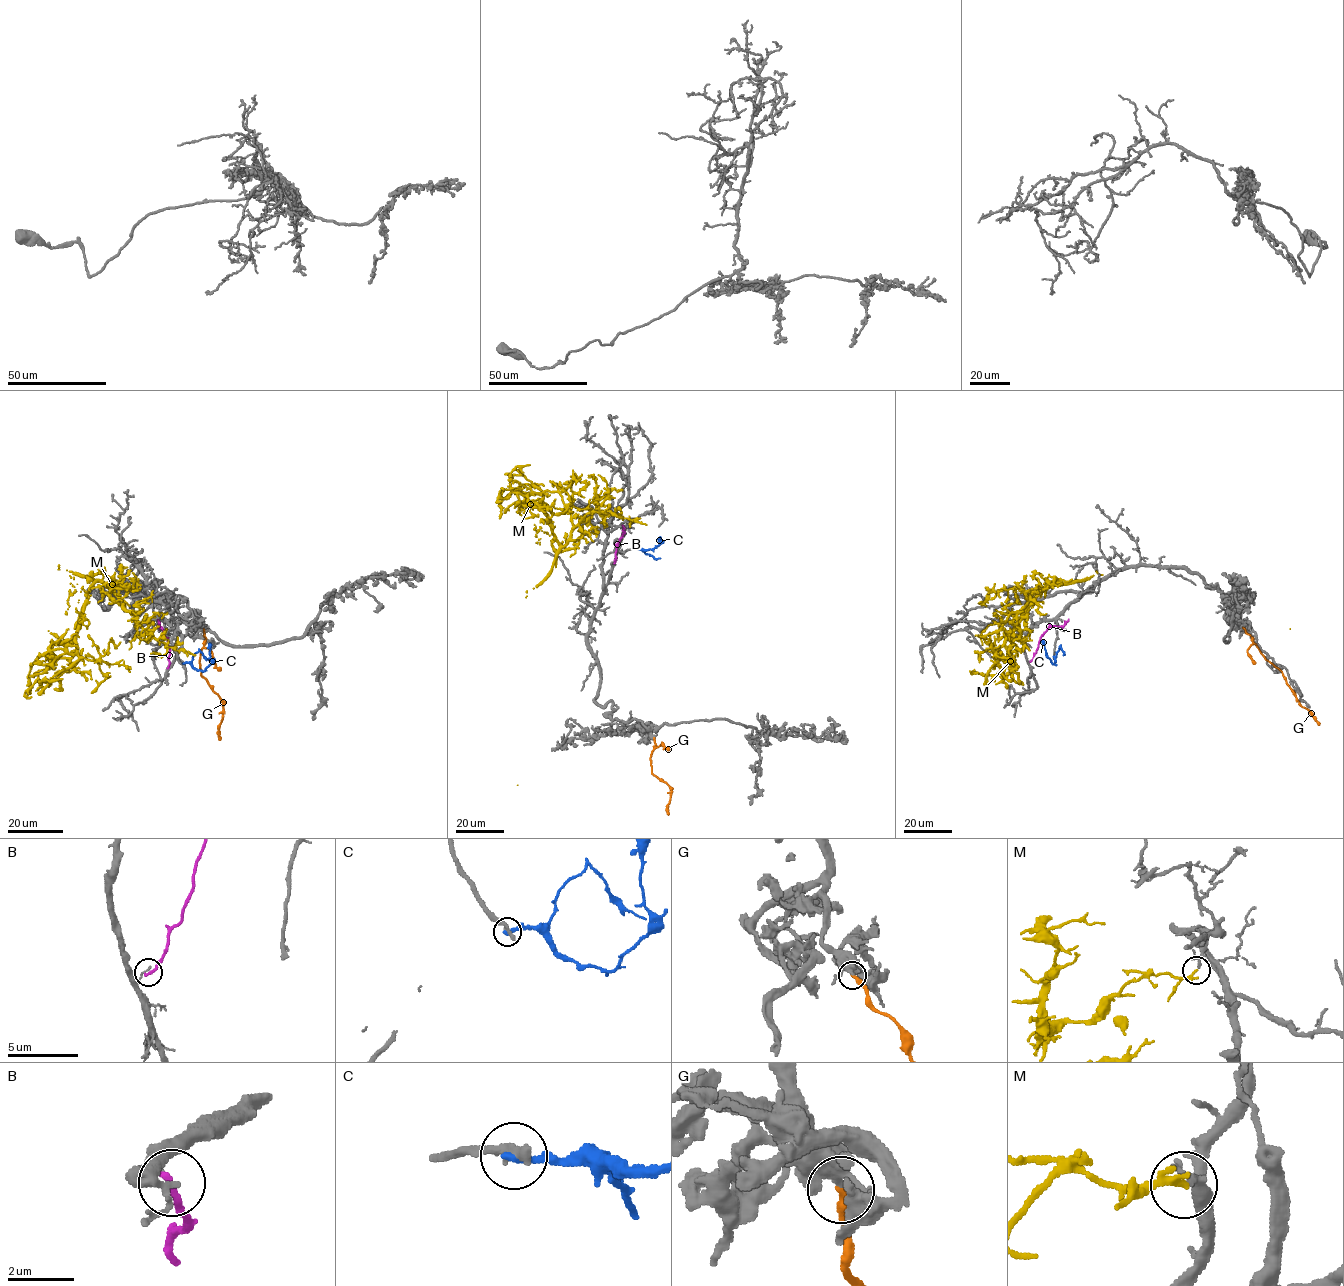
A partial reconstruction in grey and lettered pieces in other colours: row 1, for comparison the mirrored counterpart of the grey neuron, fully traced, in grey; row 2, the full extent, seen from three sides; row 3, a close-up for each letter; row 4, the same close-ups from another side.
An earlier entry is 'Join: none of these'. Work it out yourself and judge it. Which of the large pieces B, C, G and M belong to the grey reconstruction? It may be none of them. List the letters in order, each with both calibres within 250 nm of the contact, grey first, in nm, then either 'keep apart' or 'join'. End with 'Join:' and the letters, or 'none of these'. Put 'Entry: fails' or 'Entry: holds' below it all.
B: 140 nm thick on the grey side, 240 nm on the other; keep apart
C: 400 nm thick on the grey side, 280 nm on the other; keep apart
G: 320 nm thick on the grey side, 280 nm on the other; keep apart
M: 130 nm thick on the grey side, 190 nm on the other; keep apart
Join: none of these
Entry: holds

